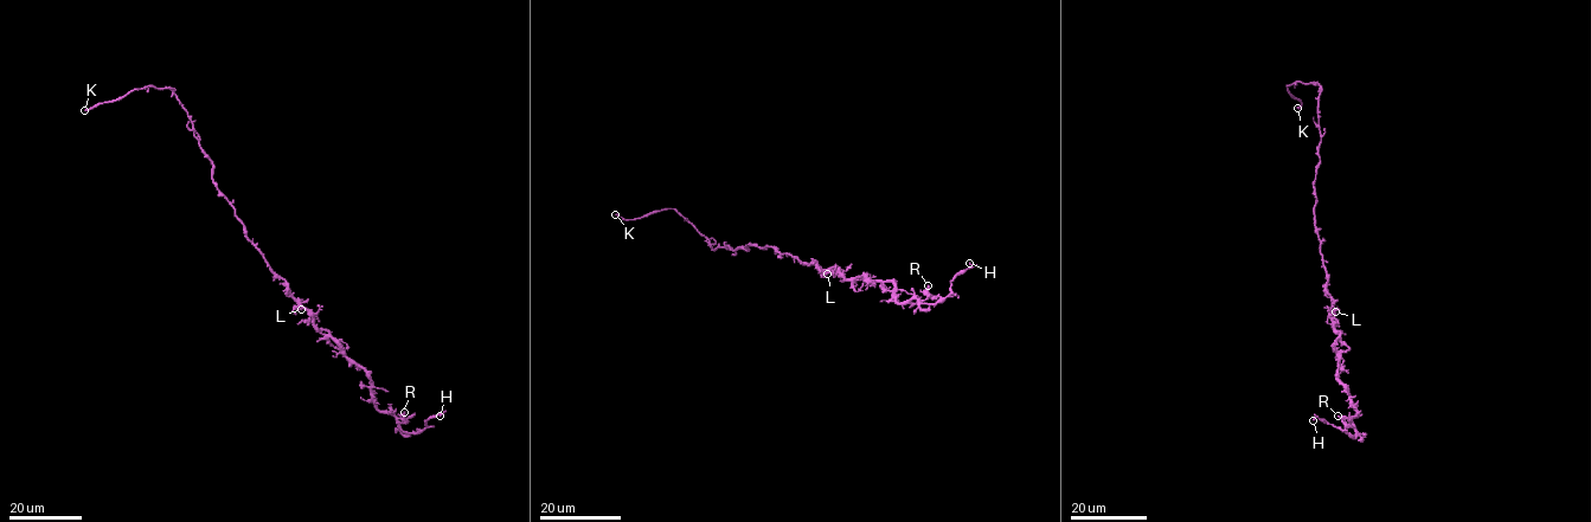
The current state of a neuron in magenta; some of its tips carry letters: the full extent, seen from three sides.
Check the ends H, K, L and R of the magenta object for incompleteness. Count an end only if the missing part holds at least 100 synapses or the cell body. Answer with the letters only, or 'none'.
K

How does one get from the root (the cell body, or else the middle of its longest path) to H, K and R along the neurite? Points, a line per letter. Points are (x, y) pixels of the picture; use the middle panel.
H: (795, 257), (822, 269), (835, 266), (844, 279), (890, 281), (899, 303), (941, 302), (969, 263)
K: (795, 257), (750, 244), (748, 250), (713, 250), (673, 208), (633, 219), (615, 214)
R: (795, 257), (822, 269), (835, 266), (844, 279), (864, 276), (890, 281), (899, 303), (924, 300), (928, 285)

